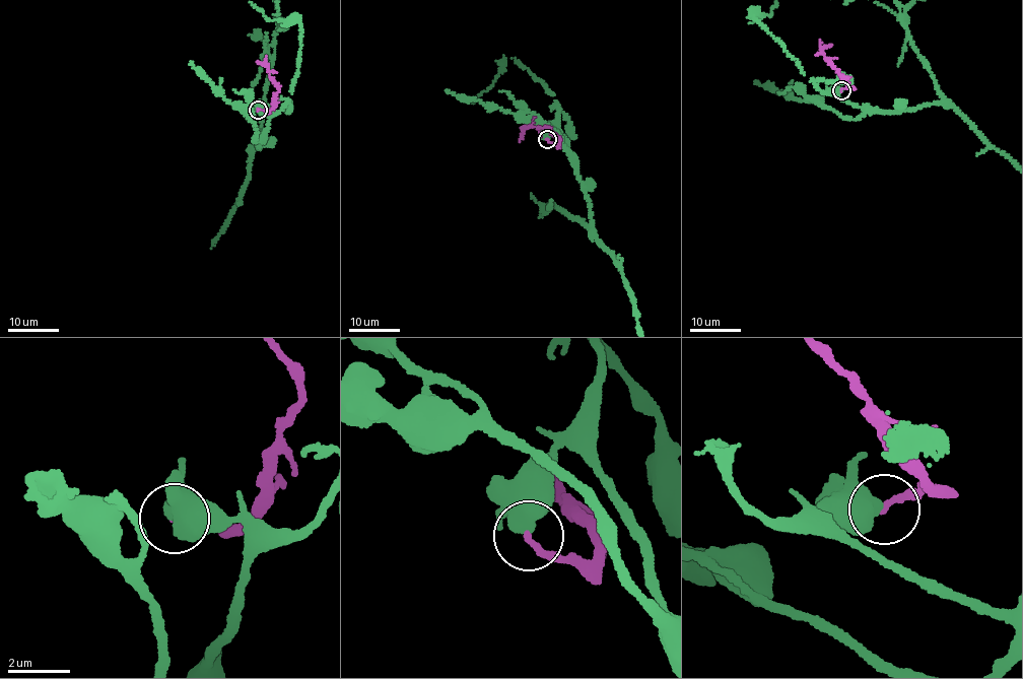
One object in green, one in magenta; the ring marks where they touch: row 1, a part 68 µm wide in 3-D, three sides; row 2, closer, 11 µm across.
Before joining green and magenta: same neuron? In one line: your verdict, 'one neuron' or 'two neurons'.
two neurons

